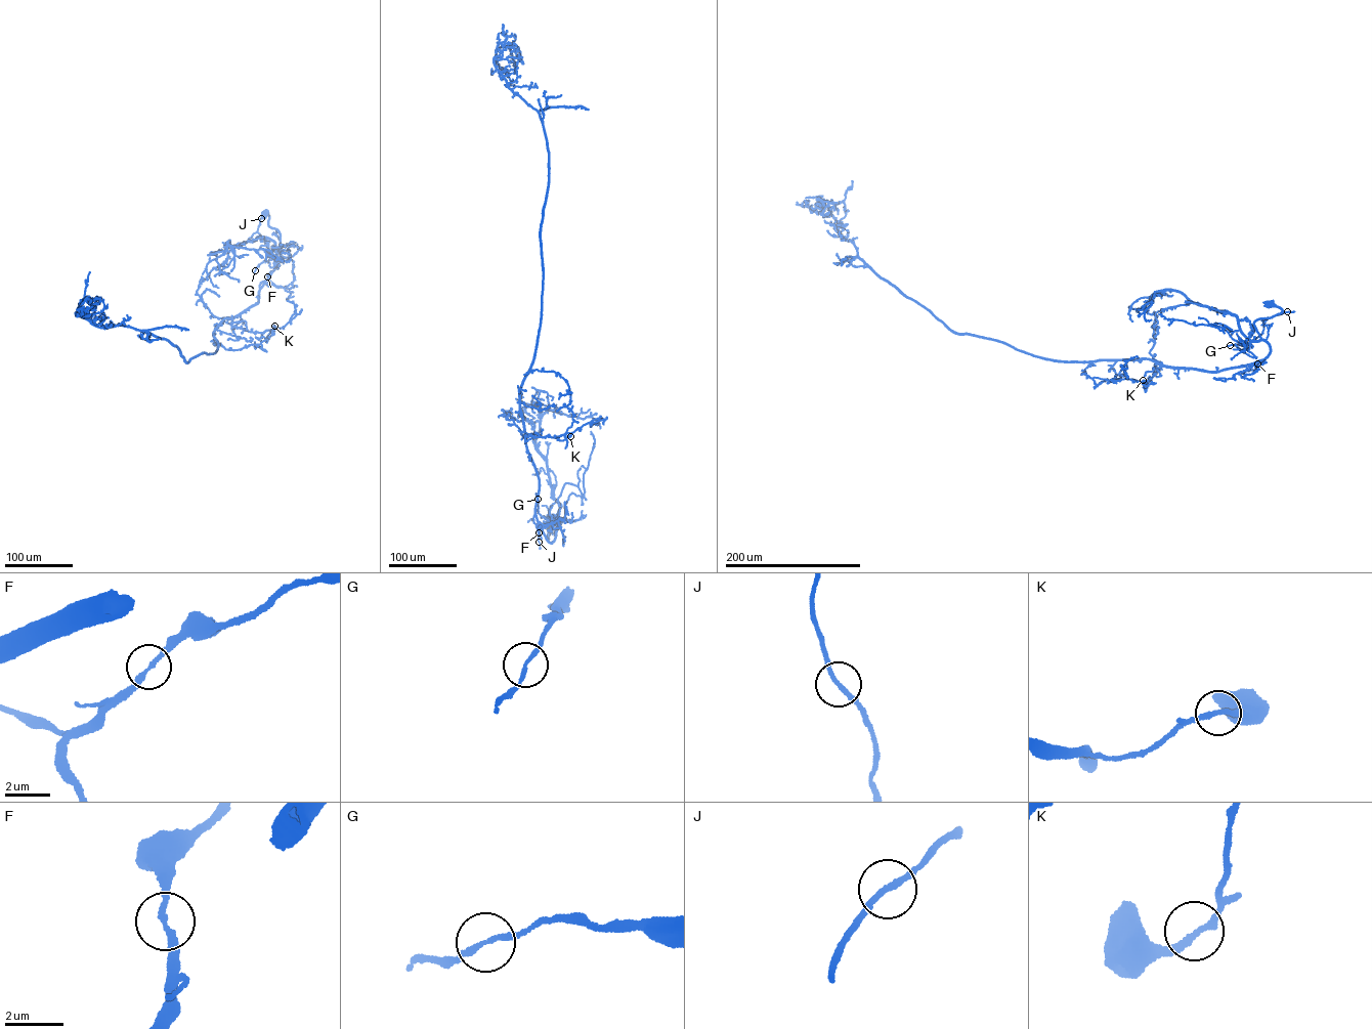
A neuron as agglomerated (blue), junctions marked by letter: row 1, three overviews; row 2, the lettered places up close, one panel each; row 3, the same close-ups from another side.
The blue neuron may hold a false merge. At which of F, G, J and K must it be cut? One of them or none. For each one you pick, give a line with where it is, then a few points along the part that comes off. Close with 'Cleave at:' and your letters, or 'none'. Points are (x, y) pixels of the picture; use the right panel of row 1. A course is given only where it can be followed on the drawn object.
Cleave at: none

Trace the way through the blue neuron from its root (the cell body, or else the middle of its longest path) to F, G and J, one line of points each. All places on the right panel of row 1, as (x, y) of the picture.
F: (1271, 303), (1282, 311), (1254, 324), (1260, 337), (1268, 344), (1270, 354), (1238, 367), (1257, 363)
G: (1271, 303), (1282, 311), (1254, 322), (1260, 338), (1244, 345), (1230, 345)
J: (1271, 303), (1282, 311), (1254, 322), (1260, 338), (1249, 344), (1261, 334), (1268, 318), (1287, 312)

